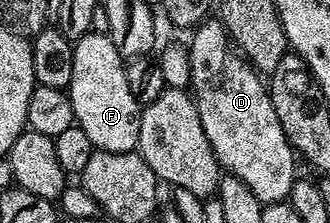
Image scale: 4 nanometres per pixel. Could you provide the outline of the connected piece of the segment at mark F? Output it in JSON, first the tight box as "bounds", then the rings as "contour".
{"bounds":[69,34,141,152],"contour":[[[93,34],[74,39],[73,74],[69,93],[75,121],[89,136],[92,147],[105,152],[132,152],[139,145],[141,104],[129,92],[125,60],[108,34]]]}

